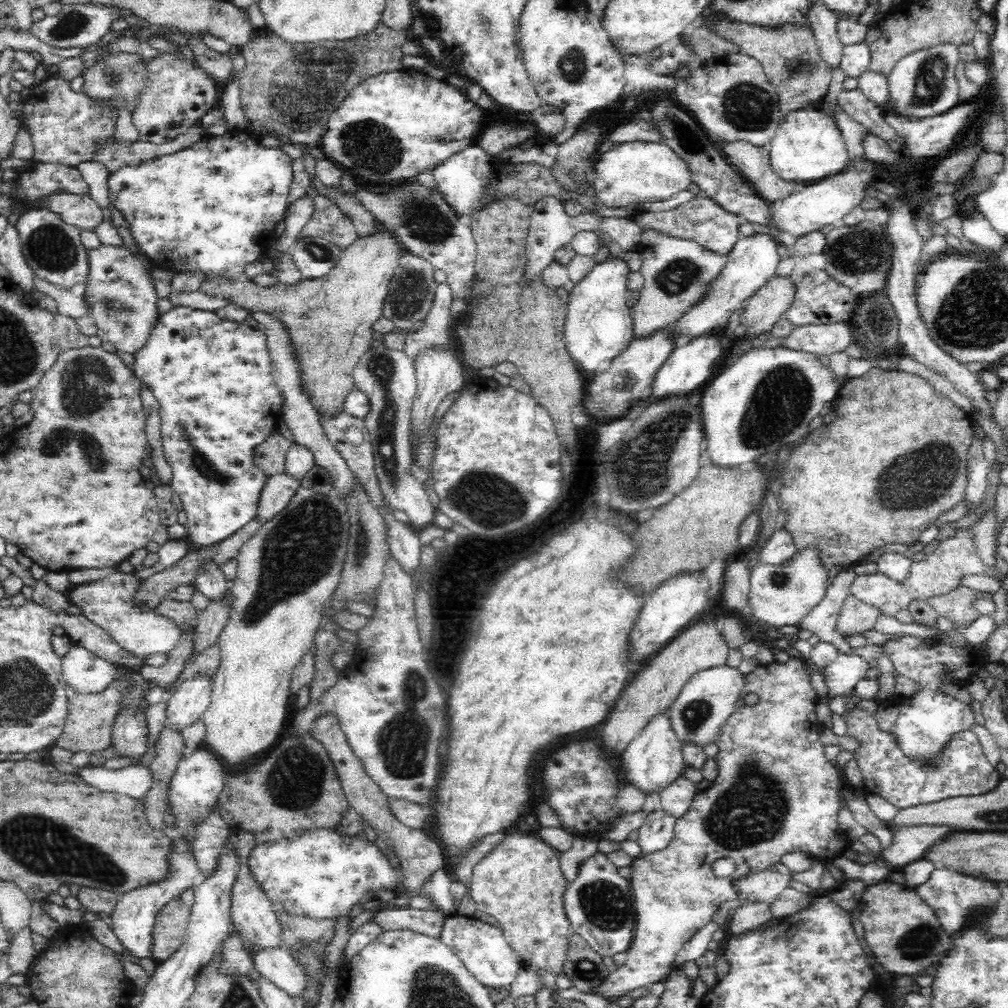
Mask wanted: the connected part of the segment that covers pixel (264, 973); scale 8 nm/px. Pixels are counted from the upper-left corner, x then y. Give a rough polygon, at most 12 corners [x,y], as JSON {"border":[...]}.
{"border":[[256,946],[254,971],[300,995],[303,970],[284,948]]}

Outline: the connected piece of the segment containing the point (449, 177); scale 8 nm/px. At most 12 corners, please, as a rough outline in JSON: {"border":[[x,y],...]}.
{"border":[[477,144],[430,170],[463,219],[478,212],[494,158]]}

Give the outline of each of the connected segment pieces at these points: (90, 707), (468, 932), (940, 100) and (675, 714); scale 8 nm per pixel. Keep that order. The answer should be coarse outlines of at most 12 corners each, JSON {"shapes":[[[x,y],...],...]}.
{"shapes":[[[118,680],[98,695],[69,695],[54,746],[68,752],[111,746],[122,700]],[[446,917],[439,938],[486,988],[520,970],[501,930]],[[957,46],[908,54],[887,76],[893,114],[952,110]],[[728,665],[691,677],[666,713],[682,746],[723,734],[745,676]]]}

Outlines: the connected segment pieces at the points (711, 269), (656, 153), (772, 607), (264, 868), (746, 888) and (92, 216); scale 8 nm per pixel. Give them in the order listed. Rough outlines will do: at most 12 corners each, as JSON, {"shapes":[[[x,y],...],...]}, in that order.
{"shapes":[[[642,232],[645,280],[633,339],[678,322],[718,276],[722,255]],[[630,141],[592,162],[608,208],[665,201],[693,183],[658,141]],[[817,550],[757,563],[740,614],[797,626],[826,594]],[[316,830],[256,845],[273,904],[352,916],[403,882],[366,839]],[[761,870],[734,881],[743,903],[770,905],[788,876]],[[58,194],[45,207],[80,232],[95,232],[102,208],[89,195]]]}

